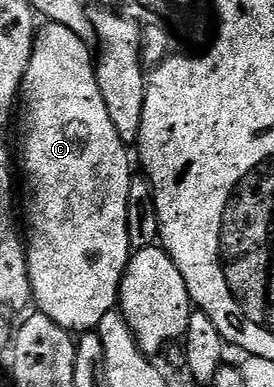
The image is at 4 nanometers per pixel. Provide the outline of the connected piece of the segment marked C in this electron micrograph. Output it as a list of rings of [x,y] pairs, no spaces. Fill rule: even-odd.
[[[48,21],[36,30],[36,38],[32,41],[30,63],[26,67],[26,75],[20,84],[19,100],[24,105],[24,177],[28,180],[28,193],[32,196],[32,210],[28,213],[28,229],[26,225],[26,252],[28,255],[28,274],[32,288],[32,301],[39,312],[50,315],[58,327],[79,335],[97,328],[99,320],[107,312],[115,310],[120,300],[120,284],[128,266],[128,258],[134,250],[128,234],[128,200],[130,199],[130,183],[134,176],[134,161],[128,158],[129,146],[118,135],[114,123],[110,120],[110,111],[106,111],[106,99],[102,99],[102,91],[98,87],[93,50],[70,31],[70,27],[62,27],[58,23]]]

